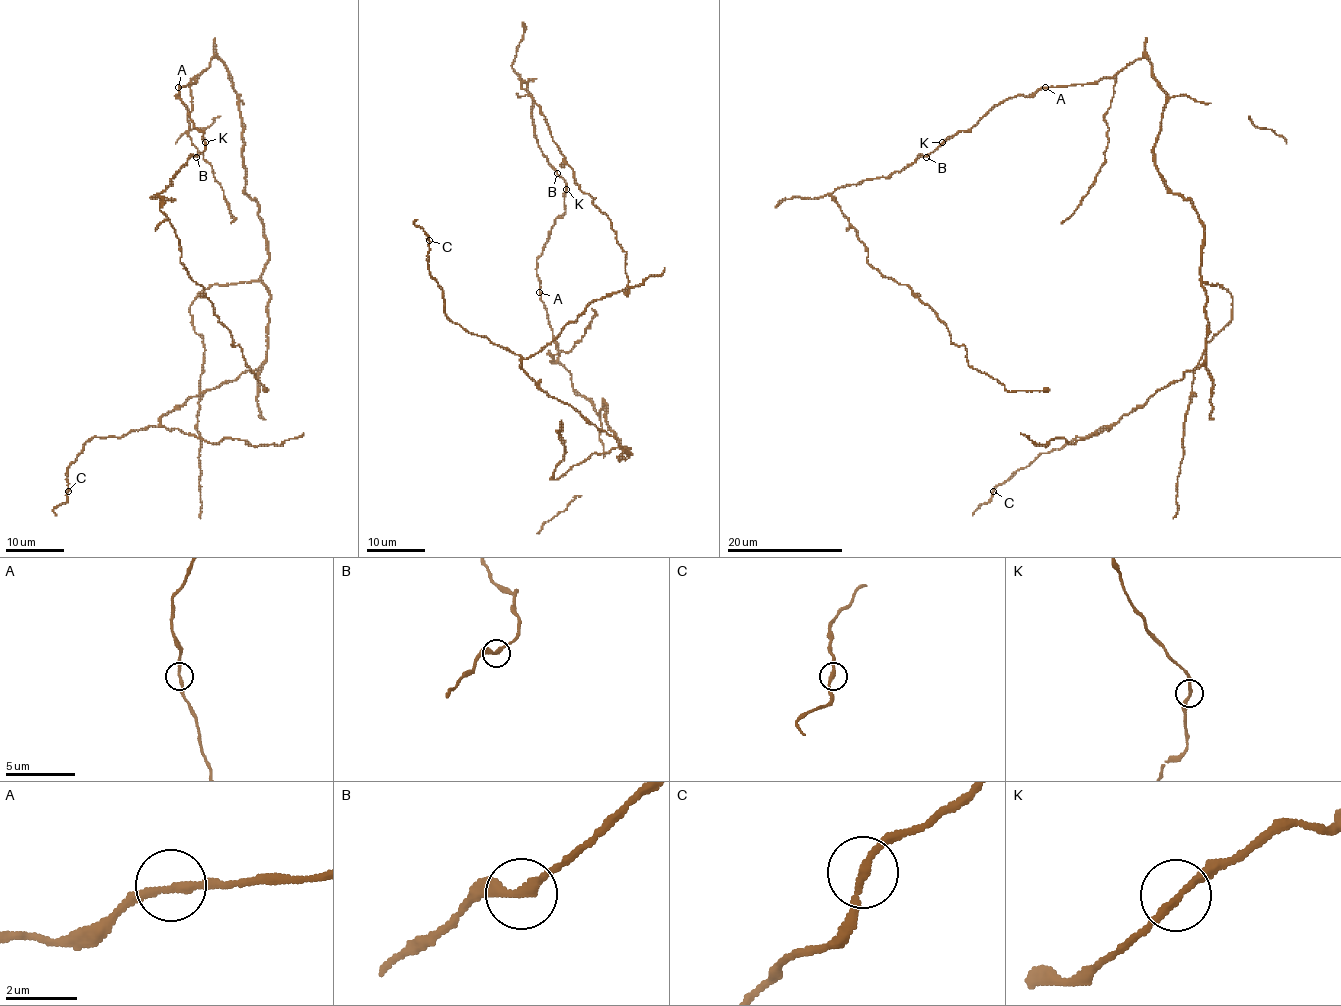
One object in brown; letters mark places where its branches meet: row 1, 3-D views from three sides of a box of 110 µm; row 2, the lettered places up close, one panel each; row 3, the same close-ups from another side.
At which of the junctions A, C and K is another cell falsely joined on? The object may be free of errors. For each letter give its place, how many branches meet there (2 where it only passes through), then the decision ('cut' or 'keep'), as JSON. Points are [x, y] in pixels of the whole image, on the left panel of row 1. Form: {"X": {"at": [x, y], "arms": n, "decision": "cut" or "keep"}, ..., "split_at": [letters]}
{"A": {"at": [178, 87], "arms": 2, "decision": "keep"}, "C": {"at": [68, 491], "arms": 2, "decision": "keep"}, "K": {"at": [205, 142], "arms": 2, "decision": "cut"}, "split_at": ["K"]}

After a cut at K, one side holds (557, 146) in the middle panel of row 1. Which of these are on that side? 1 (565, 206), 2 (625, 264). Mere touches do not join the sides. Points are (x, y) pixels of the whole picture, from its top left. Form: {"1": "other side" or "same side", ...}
{"1": "other side", "2": "same side"}

